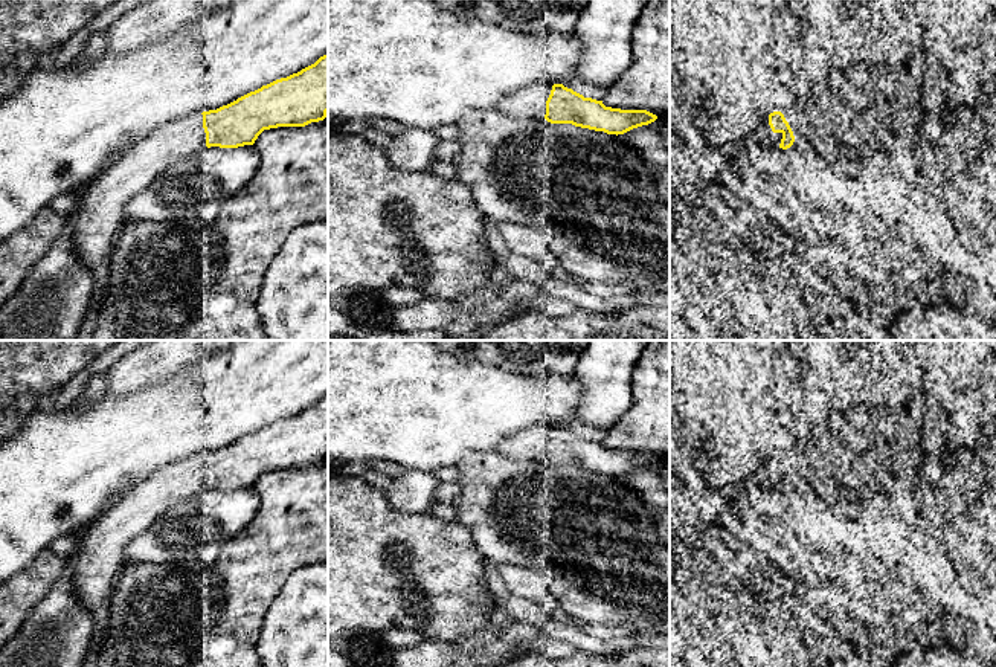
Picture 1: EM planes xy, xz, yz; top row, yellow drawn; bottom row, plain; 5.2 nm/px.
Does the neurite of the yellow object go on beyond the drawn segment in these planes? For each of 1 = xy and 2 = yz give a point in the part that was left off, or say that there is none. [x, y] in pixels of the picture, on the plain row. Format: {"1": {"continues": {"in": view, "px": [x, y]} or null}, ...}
{"1": {"continues": {"in": "xy", "px": [93, 568]}}, "2": {"continues": {"in": "yz", "px": [763, 476]}}}

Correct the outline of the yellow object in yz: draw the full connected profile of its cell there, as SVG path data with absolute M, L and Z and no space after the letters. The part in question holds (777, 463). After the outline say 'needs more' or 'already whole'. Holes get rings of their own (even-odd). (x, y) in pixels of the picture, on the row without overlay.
M773 453L757 466L750 482L764 490L787 491L793 487L795 478L784 456Z; needs more

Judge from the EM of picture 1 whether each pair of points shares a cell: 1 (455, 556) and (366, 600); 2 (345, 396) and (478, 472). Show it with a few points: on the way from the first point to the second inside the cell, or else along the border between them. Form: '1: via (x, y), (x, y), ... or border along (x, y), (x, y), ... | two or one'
1: via (433, 571), (412, 571), (406, 577), (388, 579) | one
2: border along (494, 452), (469, 452), (455, 466) | two

